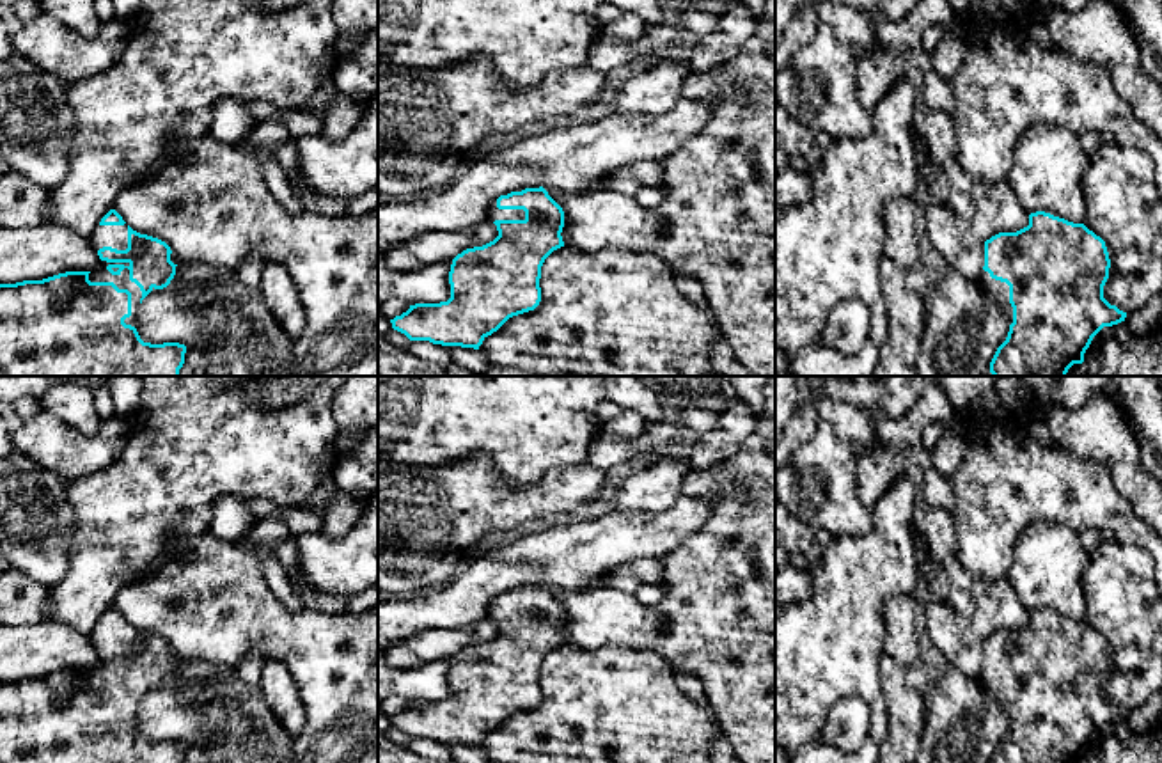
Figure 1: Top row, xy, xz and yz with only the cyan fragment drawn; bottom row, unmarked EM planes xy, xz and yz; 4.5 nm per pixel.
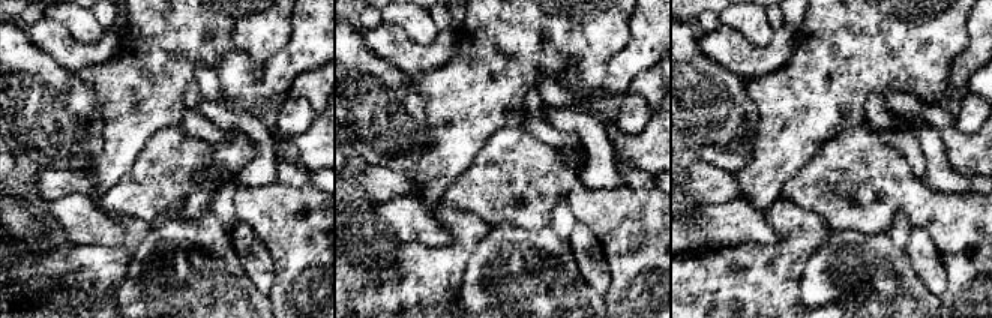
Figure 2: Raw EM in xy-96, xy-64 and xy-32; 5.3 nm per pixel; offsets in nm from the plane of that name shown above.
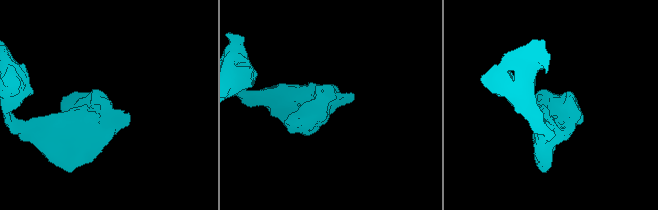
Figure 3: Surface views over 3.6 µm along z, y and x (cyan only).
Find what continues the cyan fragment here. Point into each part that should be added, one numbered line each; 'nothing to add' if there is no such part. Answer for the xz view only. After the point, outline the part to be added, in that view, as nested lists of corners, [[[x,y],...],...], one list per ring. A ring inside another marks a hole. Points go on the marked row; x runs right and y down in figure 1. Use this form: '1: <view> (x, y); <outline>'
1: xz (495, 213); [[[497,202],[490,206],[488,218],[491,222],[495,220],[525,220],[525,211],[523,209],[499,209]]]

